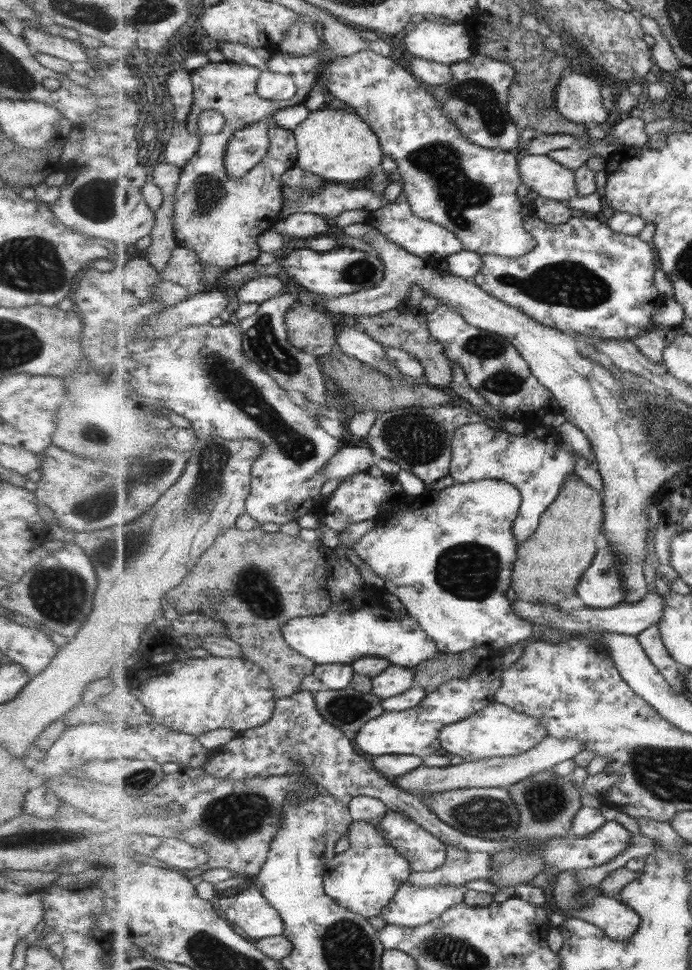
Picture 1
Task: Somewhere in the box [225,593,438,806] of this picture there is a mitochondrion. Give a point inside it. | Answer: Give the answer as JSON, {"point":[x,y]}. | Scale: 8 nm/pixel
{"point":[347,708]}

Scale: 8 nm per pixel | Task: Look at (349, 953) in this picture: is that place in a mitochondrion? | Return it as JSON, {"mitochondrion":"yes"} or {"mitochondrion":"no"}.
{"mitochondrion":"yes"}

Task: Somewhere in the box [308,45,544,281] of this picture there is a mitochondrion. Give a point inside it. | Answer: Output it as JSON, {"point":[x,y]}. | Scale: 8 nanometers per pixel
{"point":[441,163]}

